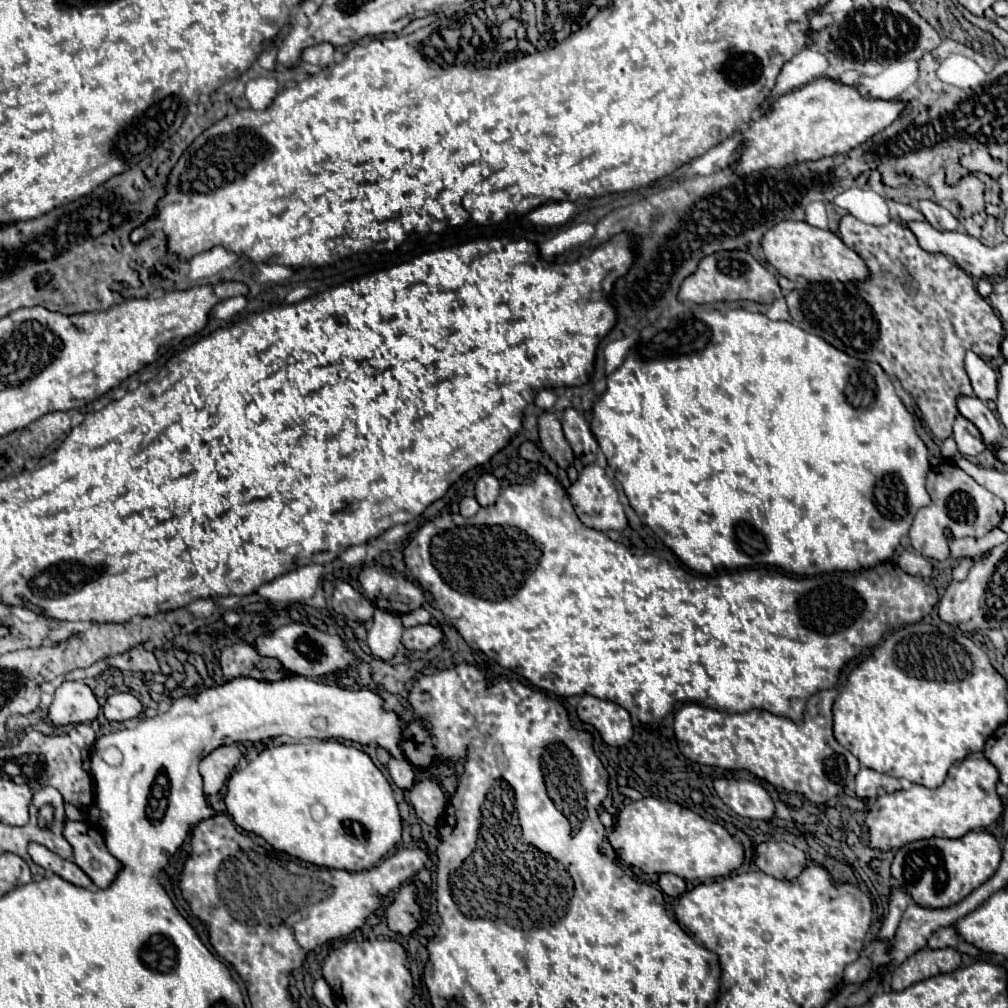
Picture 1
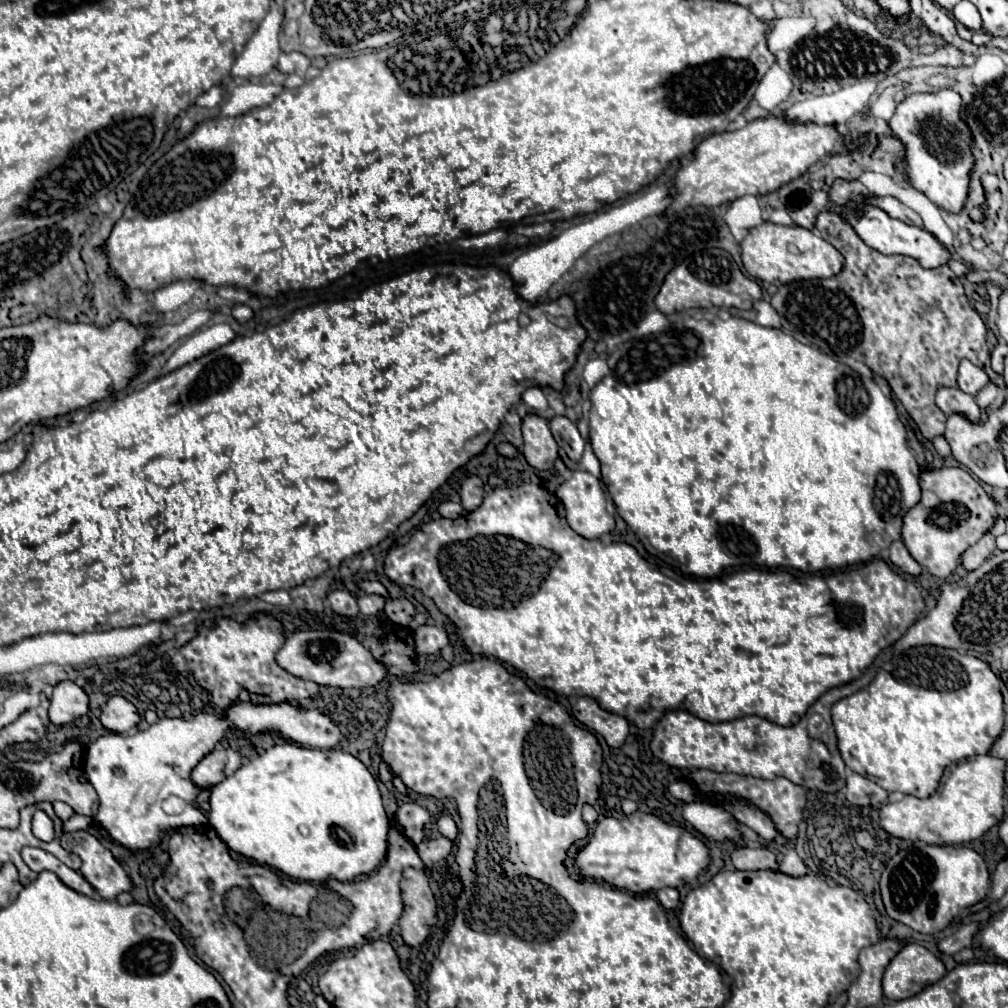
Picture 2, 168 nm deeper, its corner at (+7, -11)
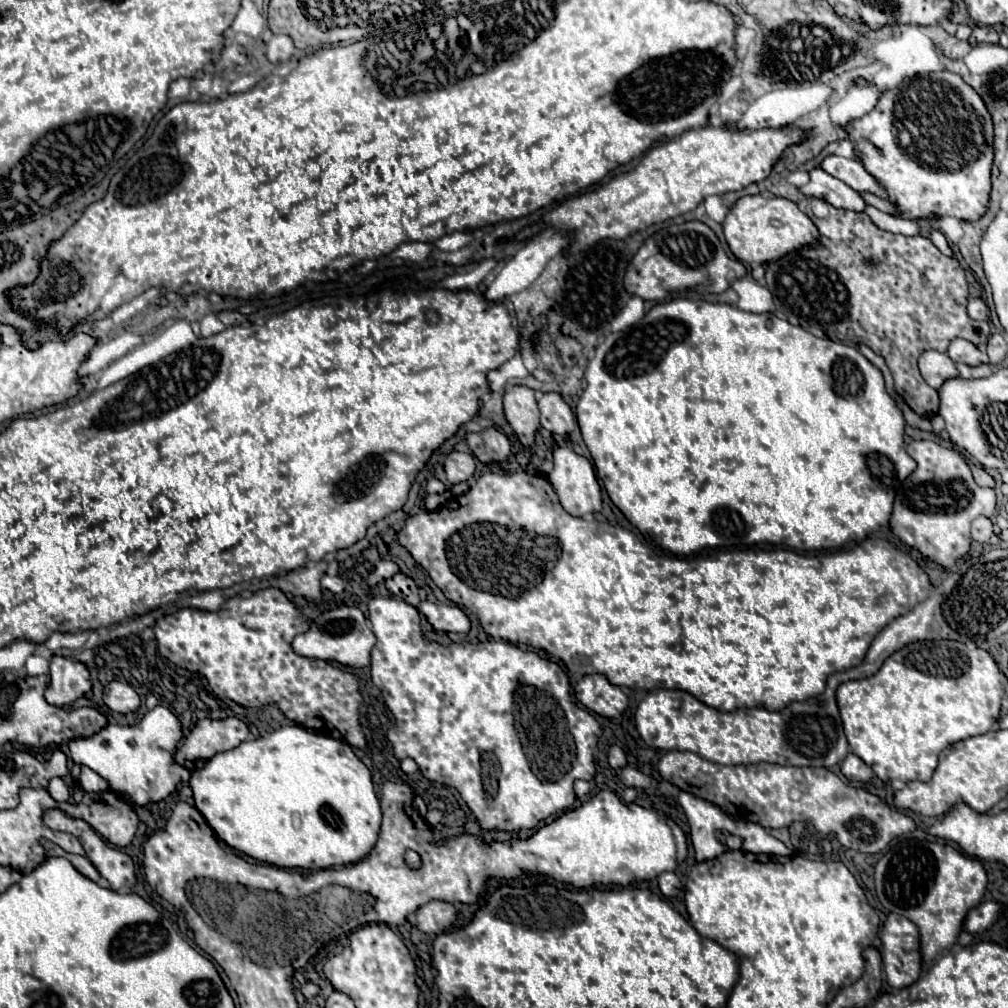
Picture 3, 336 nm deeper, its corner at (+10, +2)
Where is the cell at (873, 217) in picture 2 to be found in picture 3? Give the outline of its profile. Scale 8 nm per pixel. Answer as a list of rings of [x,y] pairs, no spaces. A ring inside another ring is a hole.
[[[815,167],[809,171],[809,183],[799,187],[799,191],[807,197],[809,195],[819,197],[839,209],[851,209],[851,211],[865,209],[865,201],[859,197],[857,191],[853,191],[851,187],[847,187],[839,179],[825,173],[821,167]]]

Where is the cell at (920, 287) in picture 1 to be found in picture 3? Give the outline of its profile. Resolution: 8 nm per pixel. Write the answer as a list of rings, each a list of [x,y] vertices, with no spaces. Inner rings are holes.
[[[809,199],[805,213],[815,223],[819,239],[813,245],[805,245],[781,259],[765,265],[765,281],[773,293],[775,307],[783,319],[793,325],[803,327],[805,331],[817,337],[829,337],[847,345],[865,343],[877,355],[887,361],[887,367],[895,379],[895,391],[899,397],[923,417],[933,417],[939,411],[939,395],[929,387],[917,367],[917,359],[923,351],[935,349],[945,353],[949,343],[955,337],[973,341],[975,345],[987,343],[991,335],[989,321],[973,321],[967,315],[967,297],[969,287],[965,271],[957,259],[943,255],[927,237],[905,237],[881,231],[865,213],[837,209],[833,205],[821,203],[819,199]],[[817,203],[817,205],[815,205]],[[819,205],[825,207],[825,213],[815,213]],[[919,303],[929,307],[929,313],[919,315]]]

